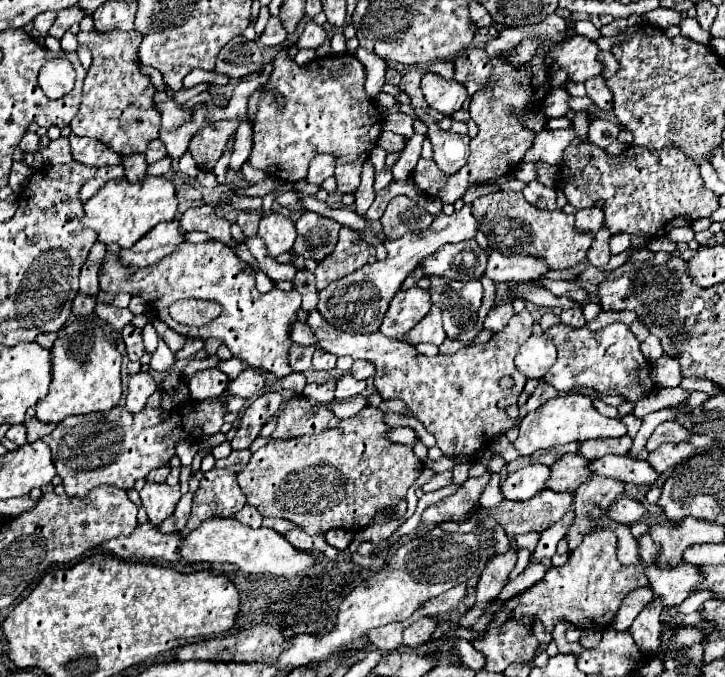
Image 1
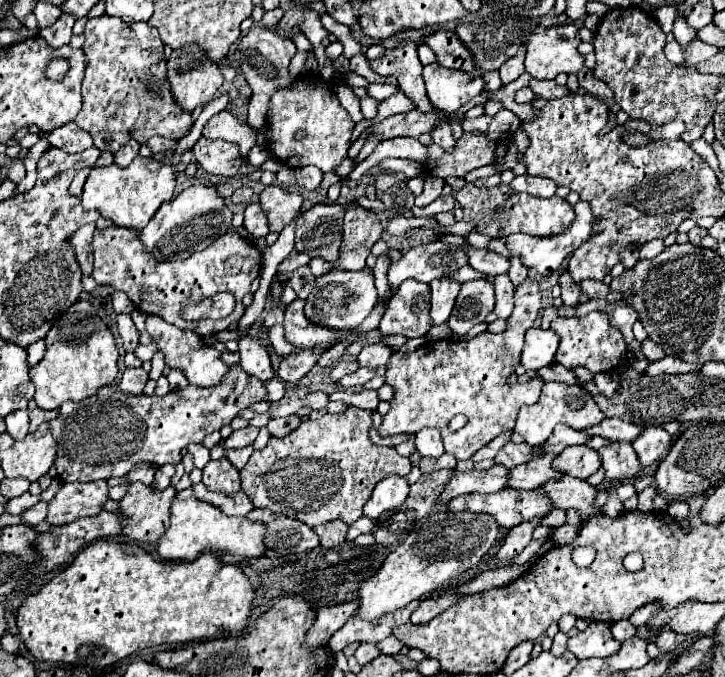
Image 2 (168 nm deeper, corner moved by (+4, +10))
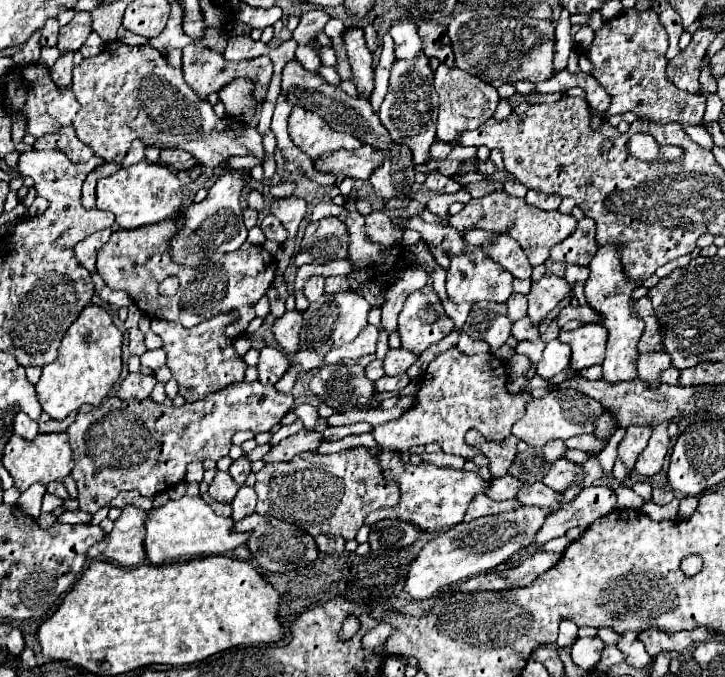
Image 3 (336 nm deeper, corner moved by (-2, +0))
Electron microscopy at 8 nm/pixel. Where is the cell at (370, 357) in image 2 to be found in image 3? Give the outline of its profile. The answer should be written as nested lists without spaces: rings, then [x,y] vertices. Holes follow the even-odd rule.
[[[392,349],[386,353],[384,357],[384,369],[386,369],[386,375],[402,375],[406,373],[414,363],[416,363],[418,355],[406,351],[406,349]]]

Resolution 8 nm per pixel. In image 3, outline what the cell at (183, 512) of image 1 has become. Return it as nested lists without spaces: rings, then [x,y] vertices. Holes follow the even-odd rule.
[[[242,485],[236,499],[232,501],[232,507],[234,507],[234,513],[232,513],[234,521],[240,521],[246,515],[252,515],[254,507],[256,507],[256,491],[254,491],[254,487]]]

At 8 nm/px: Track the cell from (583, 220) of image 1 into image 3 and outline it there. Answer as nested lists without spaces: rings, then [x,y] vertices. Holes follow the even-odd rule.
[[[582,217],[578,221],[576,231],[566,237],[562,243],[552,247],[550,259],[560,263],[576,263],[576,265],[588,265],[590,259],[596,253],[596,225],[594,219]]]

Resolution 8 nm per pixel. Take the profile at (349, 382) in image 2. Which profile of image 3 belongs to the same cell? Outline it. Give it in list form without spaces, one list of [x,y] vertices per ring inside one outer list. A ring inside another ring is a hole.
[[[400,375],[400,377],[382,377],[382,379],[376,381],[376,389],[378,389],[378,391],[400,393],[408,383],[410,383],[410,377],[408,377],[408,375]]]

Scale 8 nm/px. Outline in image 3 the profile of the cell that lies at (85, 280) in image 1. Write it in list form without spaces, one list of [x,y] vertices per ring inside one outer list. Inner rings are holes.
[[[102,229],[102,231],[96,231],[94,235],[86,237],[84,241],[76,243],[74,247],[74,253],[76,253],[76,259],[80,261],[80,265],[84,265],[90,273],[96,271],[96,253],[98,249],[106,243],[106,239],[110,237],[112,229]]]

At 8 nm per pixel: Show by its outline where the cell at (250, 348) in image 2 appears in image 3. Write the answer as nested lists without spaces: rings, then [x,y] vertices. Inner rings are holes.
[[[264,347],[260,351],[258,359],[258,373],[260,373],[260,383],[264,385],[274,385],[290,367],[286,355],[274,347]]]

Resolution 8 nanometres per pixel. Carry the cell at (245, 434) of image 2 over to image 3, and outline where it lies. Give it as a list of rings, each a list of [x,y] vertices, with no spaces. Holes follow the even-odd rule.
[[[246,457],[236,459],[236,461],[230,465],[230,471],[228,471],[228,473],[232,475],[232,479],[234,479],[238,485],[244,485],[244,481],[246,481],[246,477],[248,477],[248,473],[250,473],[250,461],[248,461]]]

